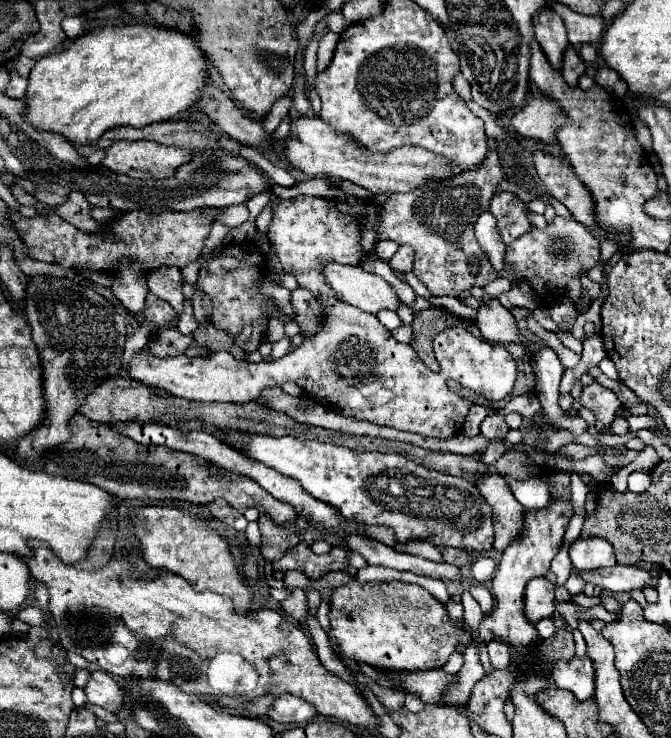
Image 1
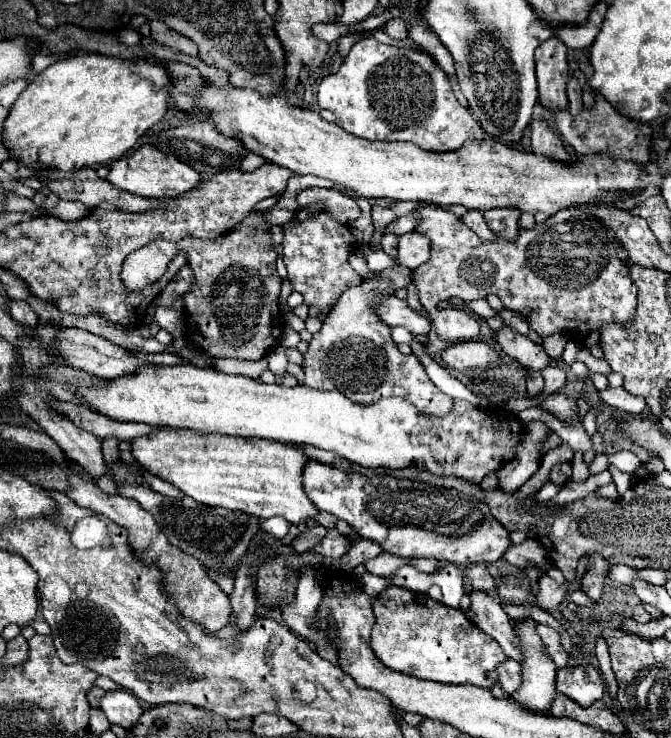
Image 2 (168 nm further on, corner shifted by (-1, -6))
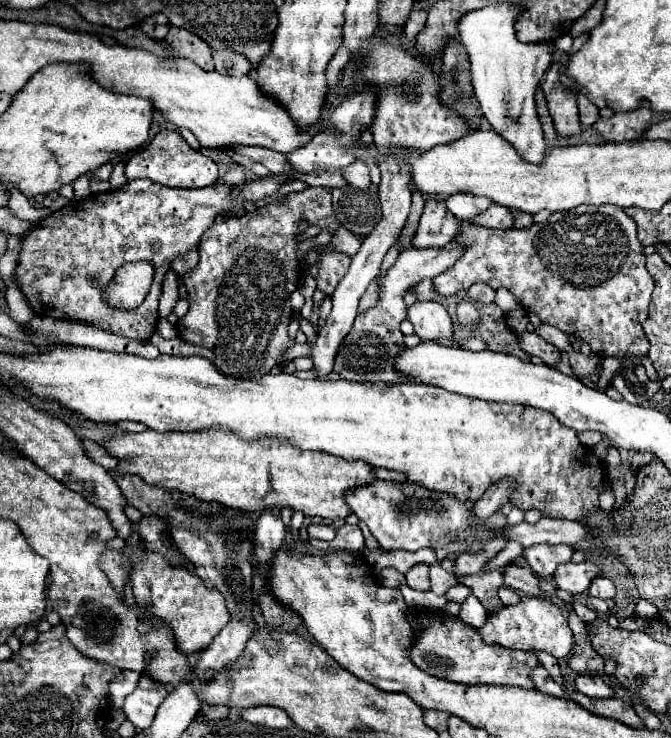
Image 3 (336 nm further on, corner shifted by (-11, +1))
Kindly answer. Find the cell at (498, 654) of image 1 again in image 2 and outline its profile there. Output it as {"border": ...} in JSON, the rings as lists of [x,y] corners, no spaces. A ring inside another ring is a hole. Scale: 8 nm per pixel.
{"border":[[[507,660],[499,666],[499,684],[507,694],[513,694],[521,688],[521,664]]]}

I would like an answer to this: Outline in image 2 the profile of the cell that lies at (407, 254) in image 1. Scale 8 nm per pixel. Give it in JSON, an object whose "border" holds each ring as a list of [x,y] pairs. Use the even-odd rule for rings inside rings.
{"border":[[[413,230],[413,232],[403,234],[399,238],[399,248],[397,250],[399,250],[397,262],[415,270],[417,266],[421,266],[421,264],[425,264],[429,260],[431,242],[429,242],[429,238],[425,238],[423,234],[417,234]]]}

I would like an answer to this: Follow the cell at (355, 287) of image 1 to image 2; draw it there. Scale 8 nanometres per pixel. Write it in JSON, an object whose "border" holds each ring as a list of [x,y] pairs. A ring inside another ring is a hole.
{"border":[[[397,296],[383,298],[381,304],[377,306],[377,314],[389,326],[403,326],[411,334],[429,334],[431,332],[429,320],[425,316],[421,316],[419,312],[411,310],[407,306],[407,302],[399,300]]]}

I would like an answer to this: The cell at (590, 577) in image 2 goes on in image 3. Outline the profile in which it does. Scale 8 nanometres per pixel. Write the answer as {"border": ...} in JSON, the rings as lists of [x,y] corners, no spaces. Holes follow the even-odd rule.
{"border":[[[595,577],[591,587],[589,587],[589,595],[599,597],[599,599],[613,599],[615,597],[615,585],[607,577]]]}

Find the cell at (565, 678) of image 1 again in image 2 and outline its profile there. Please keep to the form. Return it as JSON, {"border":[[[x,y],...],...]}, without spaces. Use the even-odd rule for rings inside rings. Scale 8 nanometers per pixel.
{"border":[[[575,666],[557,670],[557,692],[569,696],[581,706],[591,706],[603,696],[603,678],[593,666]]]}

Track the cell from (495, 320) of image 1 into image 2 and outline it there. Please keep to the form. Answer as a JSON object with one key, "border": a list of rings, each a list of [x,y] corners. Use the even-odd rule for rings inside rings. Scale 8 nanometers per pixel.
{"border":[[[503,326],[503,330],[497,332],[497,342],[507,356],[515,358],[525,368],[543,370],[551,362],[541,344],[535,344],[527,336],[513,332],[509,326]]]}

